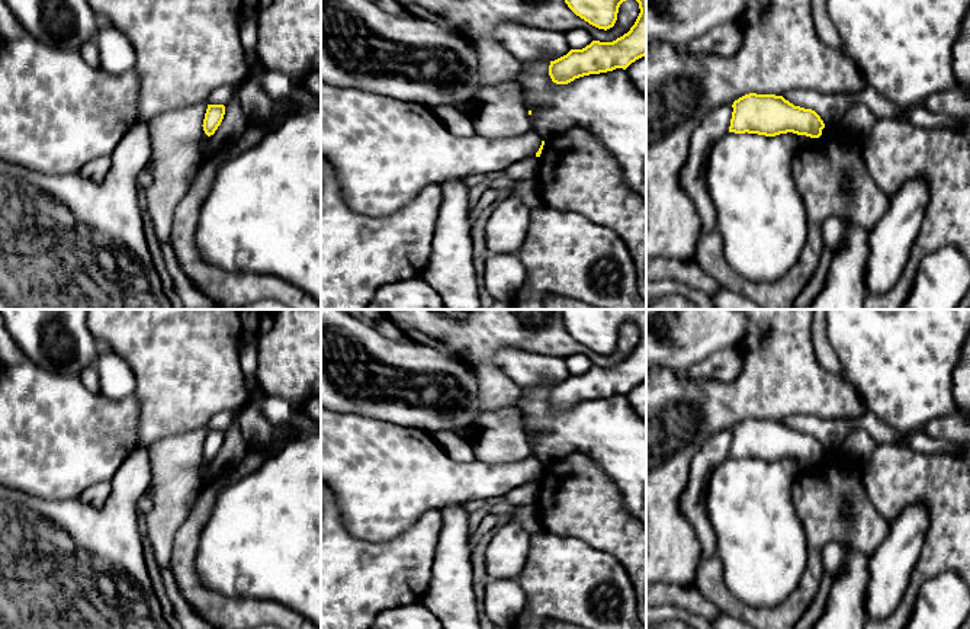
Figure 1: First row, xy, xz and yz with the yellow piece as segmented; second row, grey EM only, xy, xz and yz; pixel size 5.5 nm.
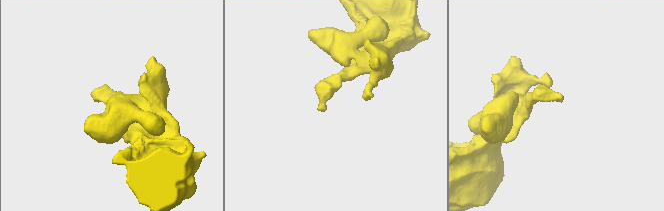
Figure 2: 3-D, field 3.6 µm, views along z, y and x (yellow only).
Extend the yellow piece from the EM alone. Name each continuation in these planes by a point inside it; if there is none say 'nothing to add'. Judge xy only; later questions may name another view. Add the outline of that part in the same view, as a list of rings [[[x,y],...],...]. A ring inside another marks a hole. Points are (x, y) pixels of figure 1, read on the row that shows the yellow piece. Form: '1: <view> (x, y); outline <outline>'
nothing to add

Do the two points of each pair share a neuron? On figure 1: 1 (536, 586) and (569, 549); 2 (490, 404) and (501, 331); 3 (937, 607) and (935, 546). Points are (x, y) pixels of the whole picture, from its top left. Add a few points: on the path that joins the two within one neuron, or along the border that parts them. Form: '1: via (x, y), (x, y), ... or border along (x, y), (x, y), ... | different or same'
1: via (545, 577), (564, 558) | same
2: via (490, 387), (490, 378), (485, 372), (485, 349) | same
3: border along (954, 570), (946, 570), (927, 580), (914, 603) | different

